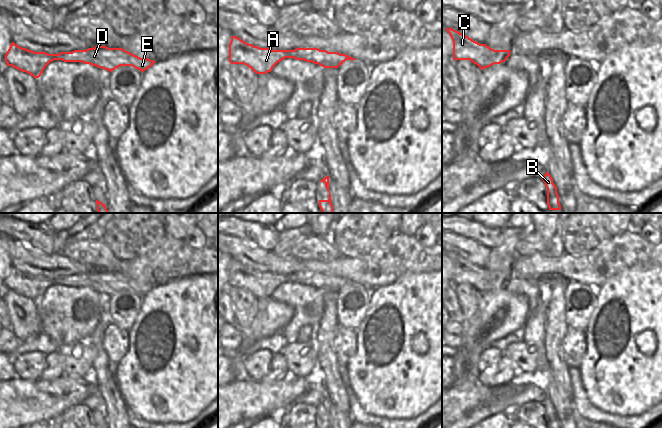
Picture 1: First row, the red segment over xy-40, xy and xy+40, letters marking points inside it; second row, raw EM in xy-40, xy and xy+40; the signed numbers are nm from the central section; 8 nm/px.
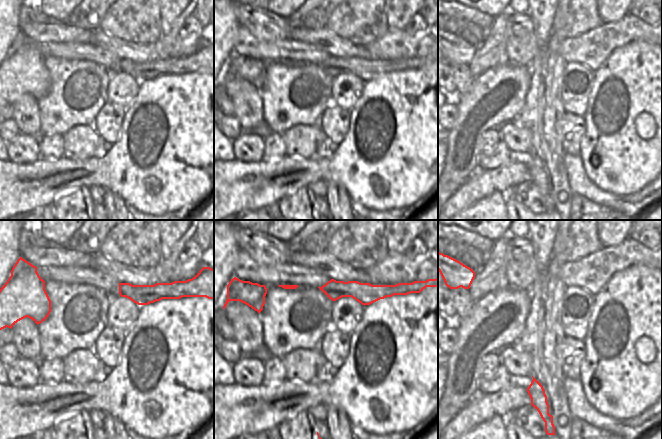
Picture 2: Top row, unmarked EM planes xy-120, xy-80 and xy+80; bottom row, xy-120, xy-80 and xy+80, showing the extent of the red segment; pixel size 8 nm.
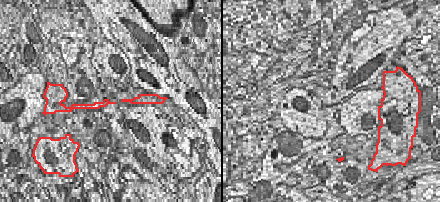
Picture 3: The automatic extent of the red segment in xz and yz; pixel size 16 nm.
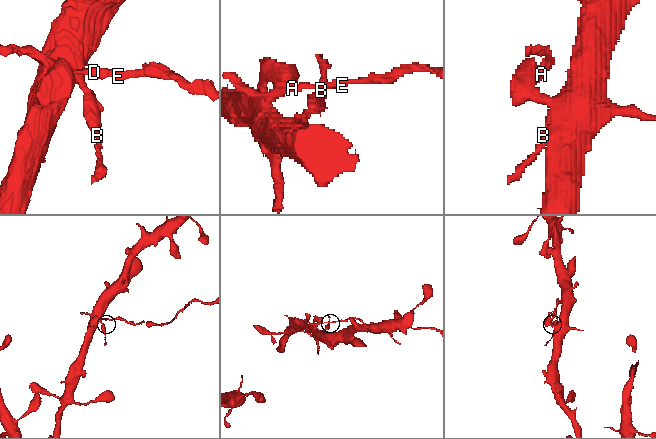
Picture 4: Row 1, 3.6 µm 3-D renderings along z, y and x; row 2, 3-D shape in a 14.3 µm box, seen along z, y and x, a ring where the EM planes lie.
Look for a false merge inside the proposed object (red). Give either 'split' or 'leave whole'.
split

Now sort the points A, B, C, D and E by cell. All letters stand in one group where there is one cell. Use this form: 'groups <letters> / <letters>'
groups A B C / D E

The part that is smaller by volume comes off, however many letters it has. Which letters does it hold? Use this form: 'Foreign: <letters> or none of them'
Foreign: D, E

